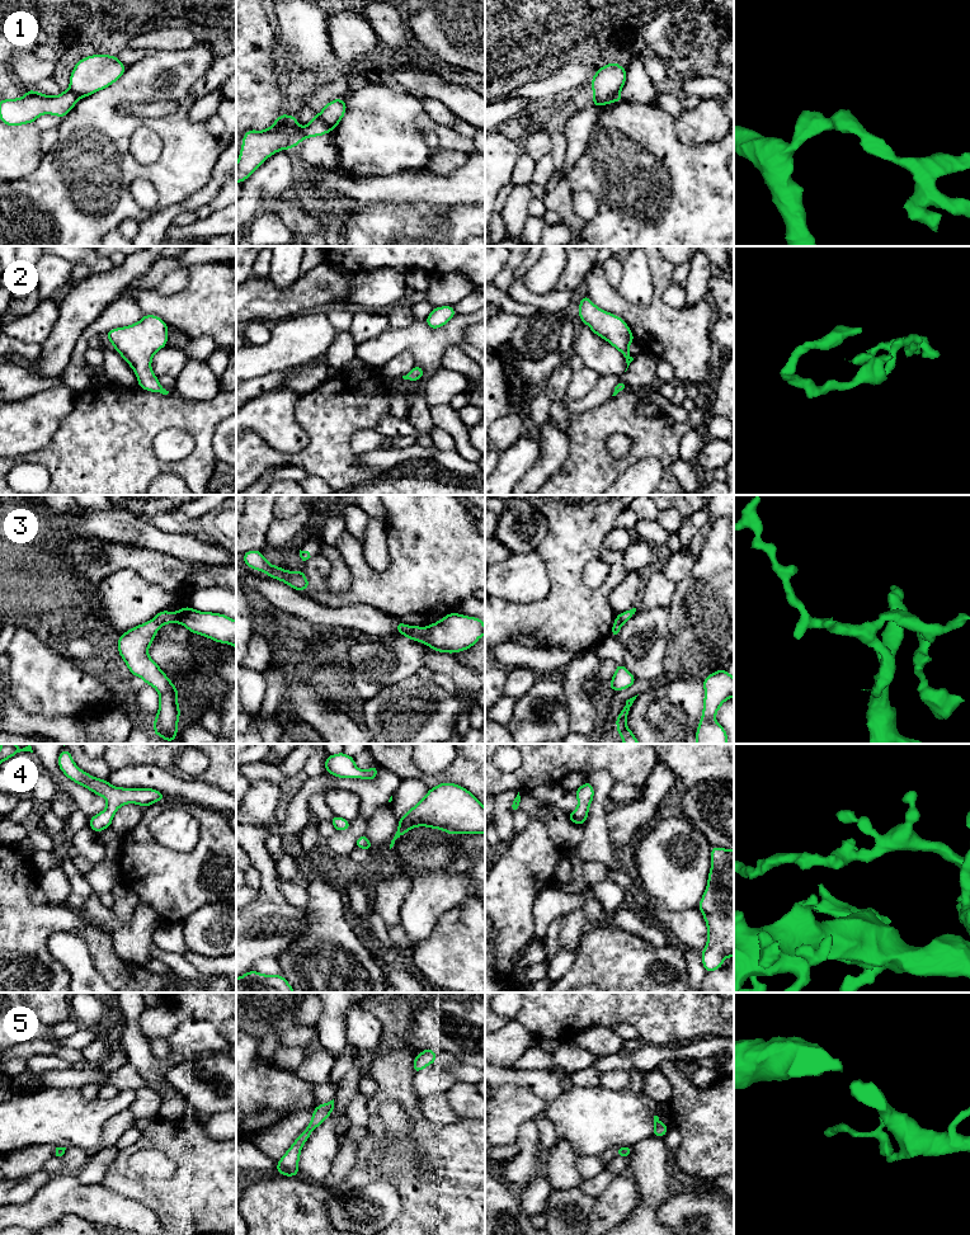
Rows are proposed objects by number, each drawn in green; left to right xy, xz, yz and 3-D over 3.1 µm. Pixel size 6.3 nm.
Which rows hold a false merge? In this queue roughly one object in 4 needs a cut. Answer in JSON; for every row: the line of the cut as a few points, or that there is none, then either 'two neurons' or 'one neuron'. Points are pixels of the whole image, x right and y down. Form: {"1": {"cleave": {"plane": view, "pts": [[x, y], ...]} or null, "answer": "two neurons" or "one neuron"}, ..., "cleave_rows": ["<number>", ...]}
{"1": {"cleave": {"plane": "yz", "pts": [[618, 92], [602, 104]]}, "answer": "two neurons"}, "2": {"cleave": null, "answer": "one neuron"}, "3": {"cleave": {"plane": "xy", "pts": [[154, 618], [161, 625]]}, "answer": "two neurons"}, "4": {"cleave": null, "answer": "one neuron"}, "5": {"cleave": null, "answer": "one neuron"}, "cleave_rows": ["1", "3"]}

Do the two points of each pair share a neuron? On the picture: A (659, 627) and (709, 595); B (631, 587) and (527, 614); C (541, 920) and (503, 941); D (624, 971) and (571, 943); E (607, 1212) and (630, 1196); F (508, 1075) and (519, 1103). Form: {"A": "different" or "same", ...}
{"A": "different", "B": "different", "C": "different", "D": "different", "E": "same", "F": "different"}

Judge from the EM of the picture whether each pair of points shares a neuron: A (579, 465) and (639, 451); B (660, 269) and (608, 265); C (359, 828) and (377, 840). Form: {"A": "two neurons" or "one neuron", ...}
{"A": "one neuron", "B": "two neurons", "C": "two neurons"}

